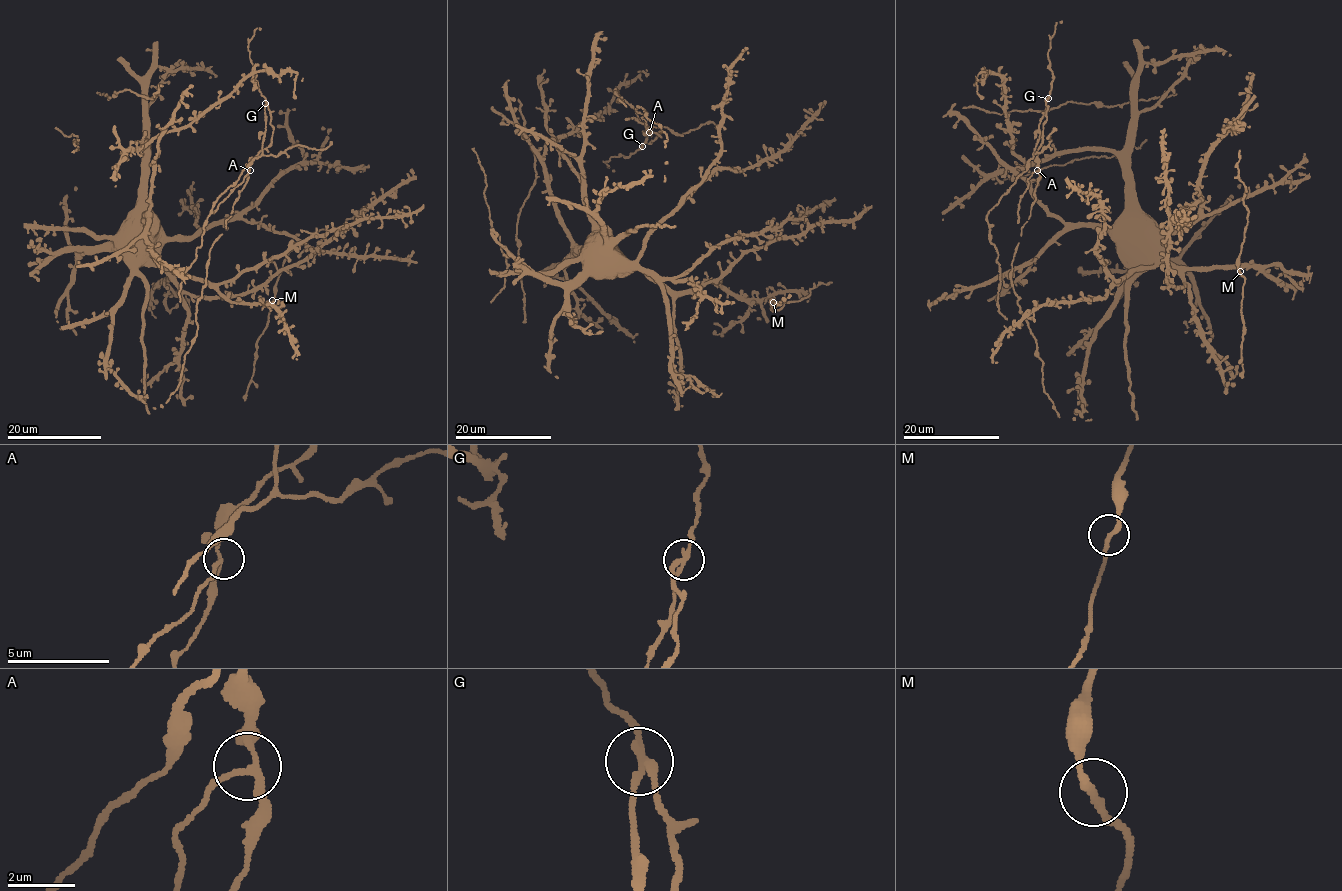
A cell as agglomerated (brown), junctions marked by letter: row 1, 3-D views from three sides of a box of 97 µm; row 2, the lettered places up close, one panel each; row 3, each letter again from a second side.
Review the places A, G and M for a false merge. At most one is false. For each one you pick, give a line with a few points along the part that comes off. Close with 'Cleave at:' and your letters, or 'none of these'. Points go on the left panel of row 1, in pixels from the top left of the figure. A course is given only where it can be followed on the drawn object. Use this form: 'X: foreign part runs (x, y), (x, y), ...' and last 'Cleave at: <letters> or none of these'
G: foreign part runs (265, 102), (262, 154), (245, 168), (214, 204), (204, 226), (196, 259), (183, 274), (180, 302)
Cleave at: G

